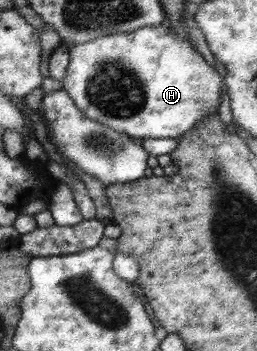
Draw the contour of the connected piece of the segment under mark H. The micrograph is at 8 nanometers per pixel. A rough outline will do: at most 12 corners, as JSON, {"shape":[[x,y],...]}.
{"shape":[[166,24],[66,46],[61,89],[132,140],[218,106],[220,76]]}

